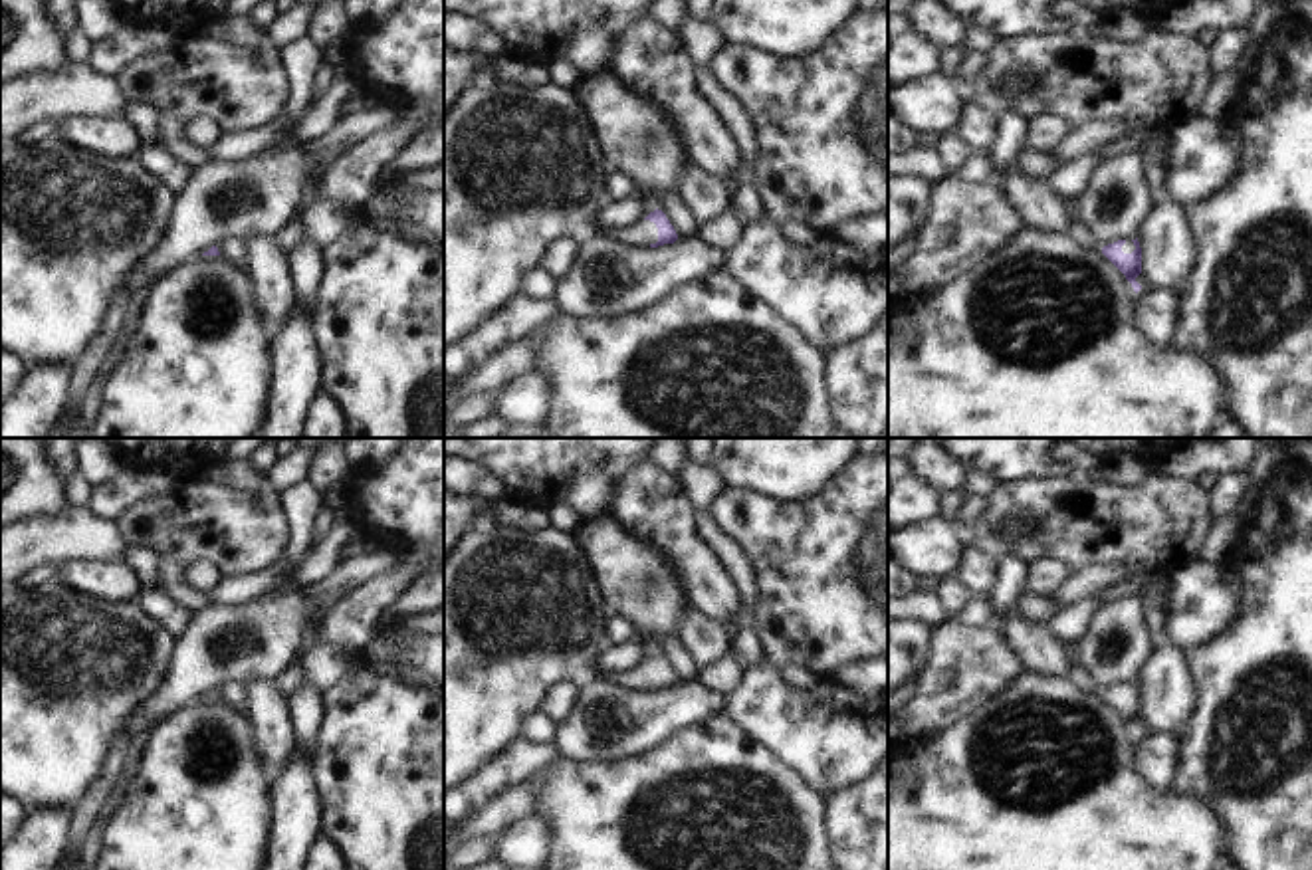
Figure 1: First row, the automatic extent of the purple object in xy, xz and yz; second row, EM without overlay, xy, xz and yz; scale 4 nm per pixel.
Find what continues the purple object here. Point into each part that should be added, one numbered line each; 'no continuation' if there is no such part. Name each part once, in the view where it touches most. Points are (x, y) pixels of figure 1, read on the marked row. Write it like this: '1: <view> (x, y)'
1: xz (641, 234)

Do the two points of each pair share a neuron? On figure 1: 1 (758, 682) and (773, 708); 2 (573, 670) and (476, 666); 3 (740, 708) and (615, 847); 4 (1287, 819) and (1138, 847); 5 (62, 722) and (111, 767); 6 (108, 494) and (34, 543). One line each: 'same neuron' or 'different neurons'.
1: same neuron
2: same neuron
3: different neurons
4: different neurons
5: different neurons
6: different neurons

